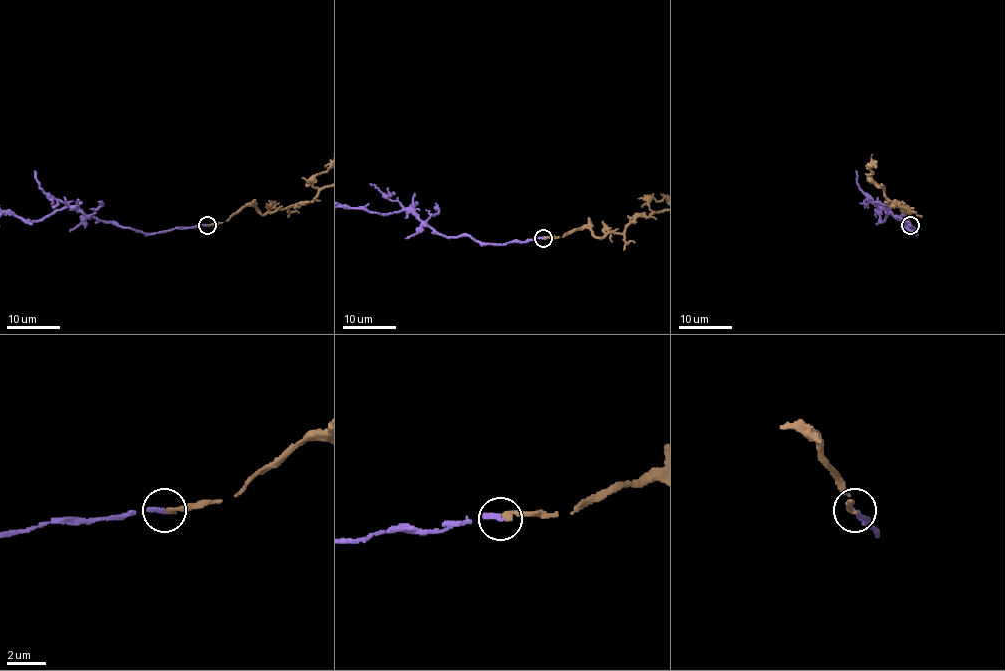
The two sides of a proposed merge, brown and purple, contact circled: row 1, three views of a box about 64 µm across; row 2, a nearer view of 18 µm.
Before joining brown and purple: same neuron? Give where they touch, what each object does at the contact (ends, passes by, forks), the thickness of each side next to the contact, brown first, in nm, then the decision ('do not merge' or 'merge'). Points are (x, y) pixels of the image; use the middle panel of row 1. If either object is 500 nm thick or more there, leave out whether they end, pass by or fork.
place (543, 238); brown ends; purple ends; calibres 260 and 260 nm; merge

